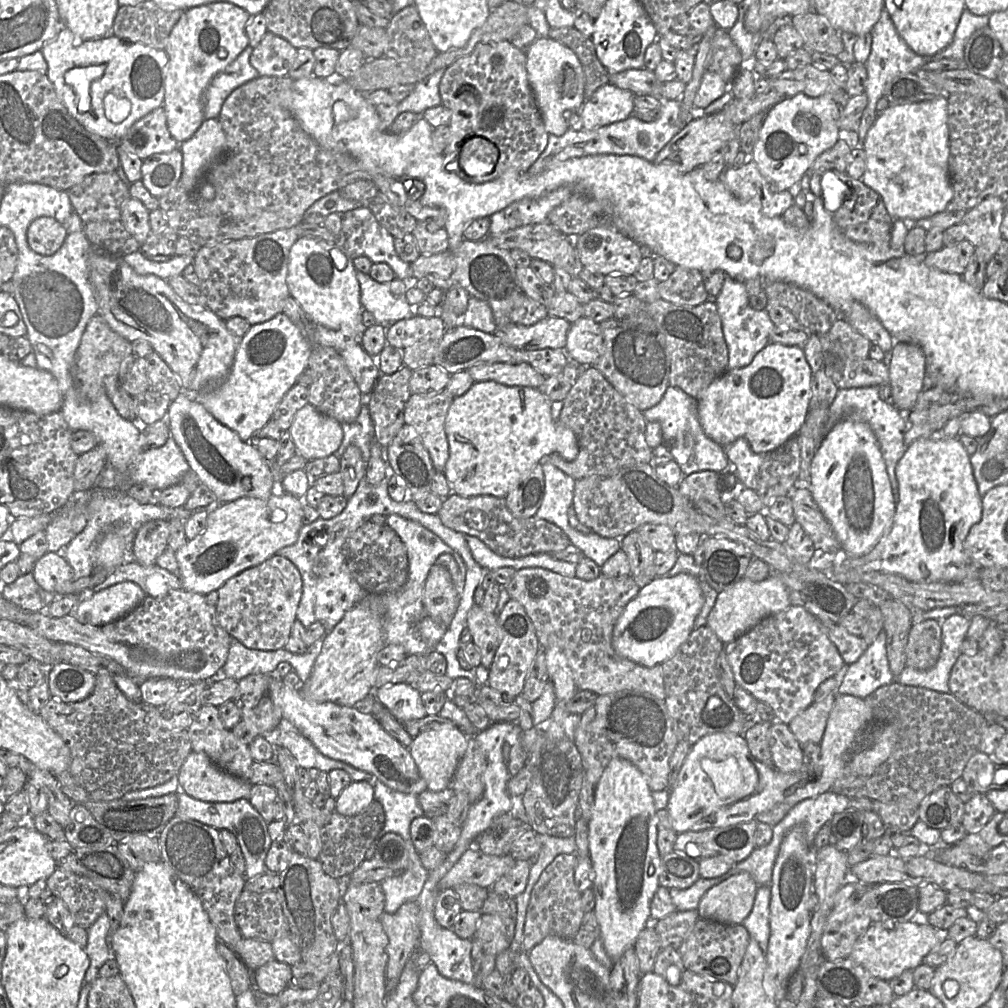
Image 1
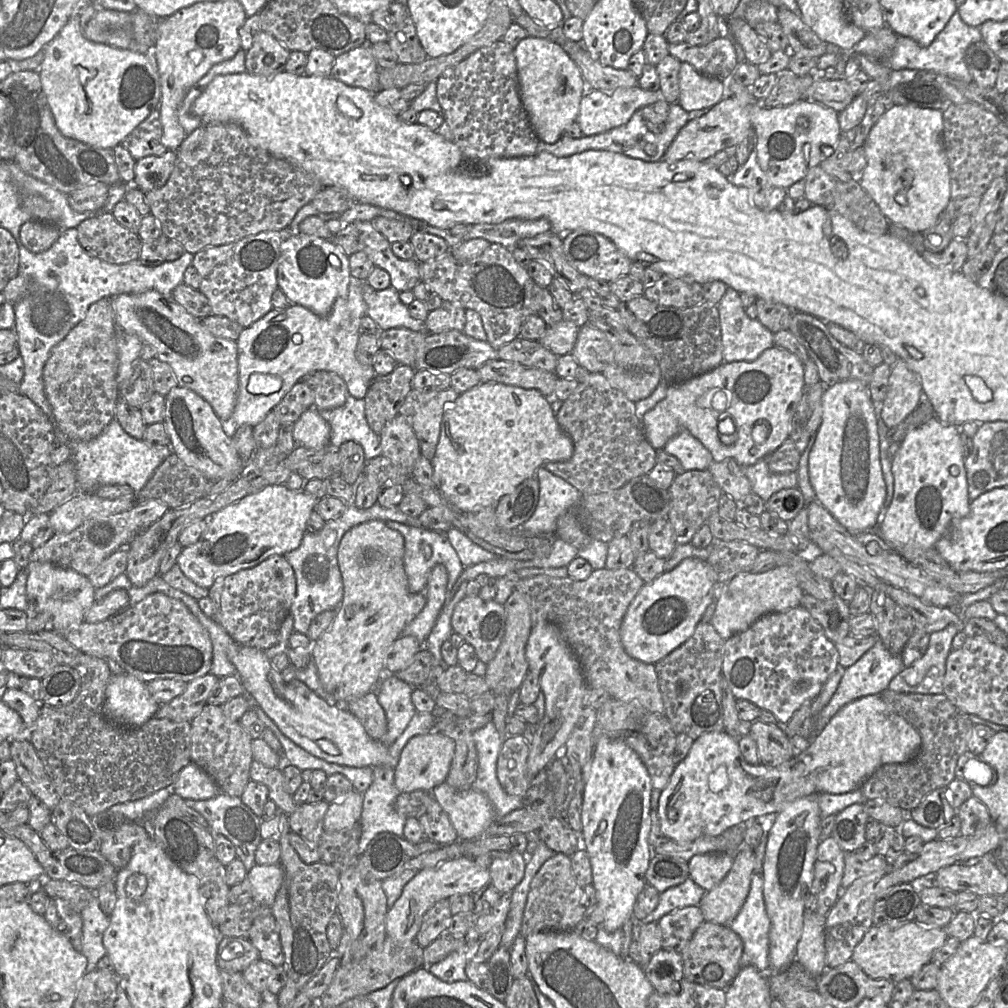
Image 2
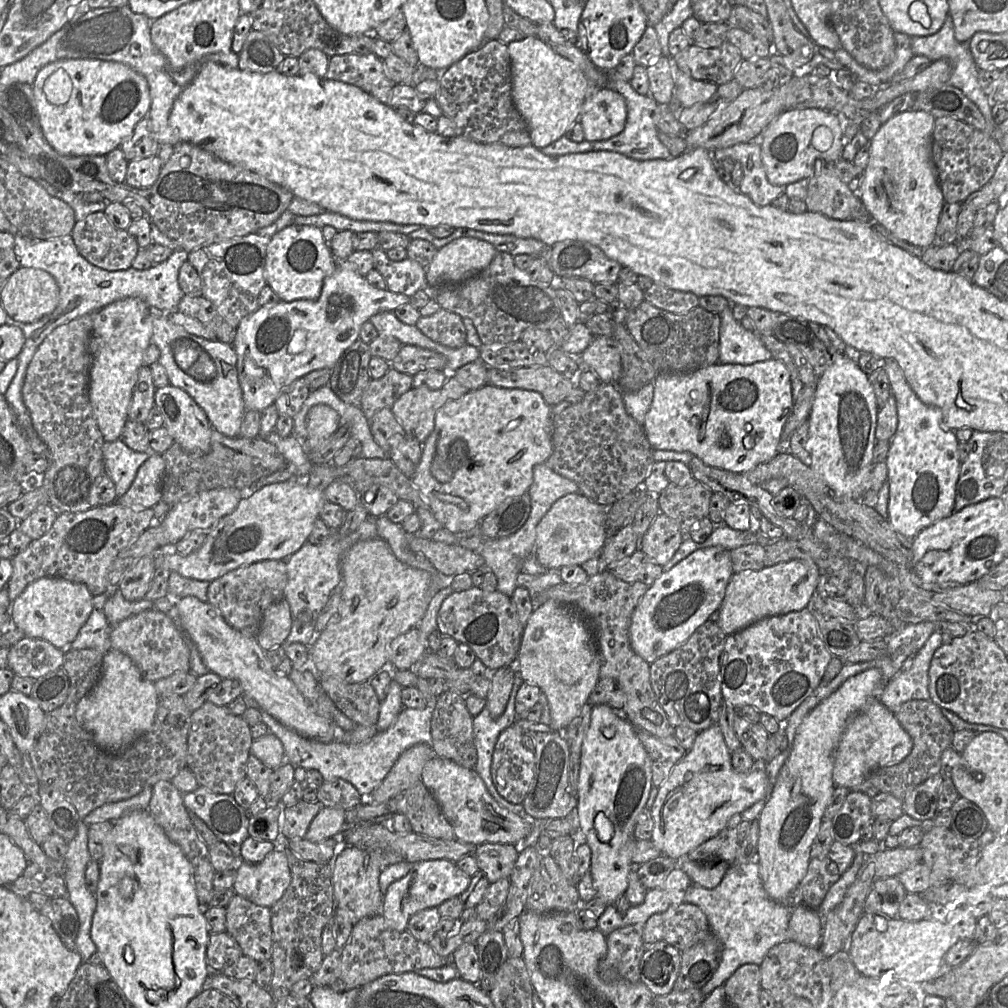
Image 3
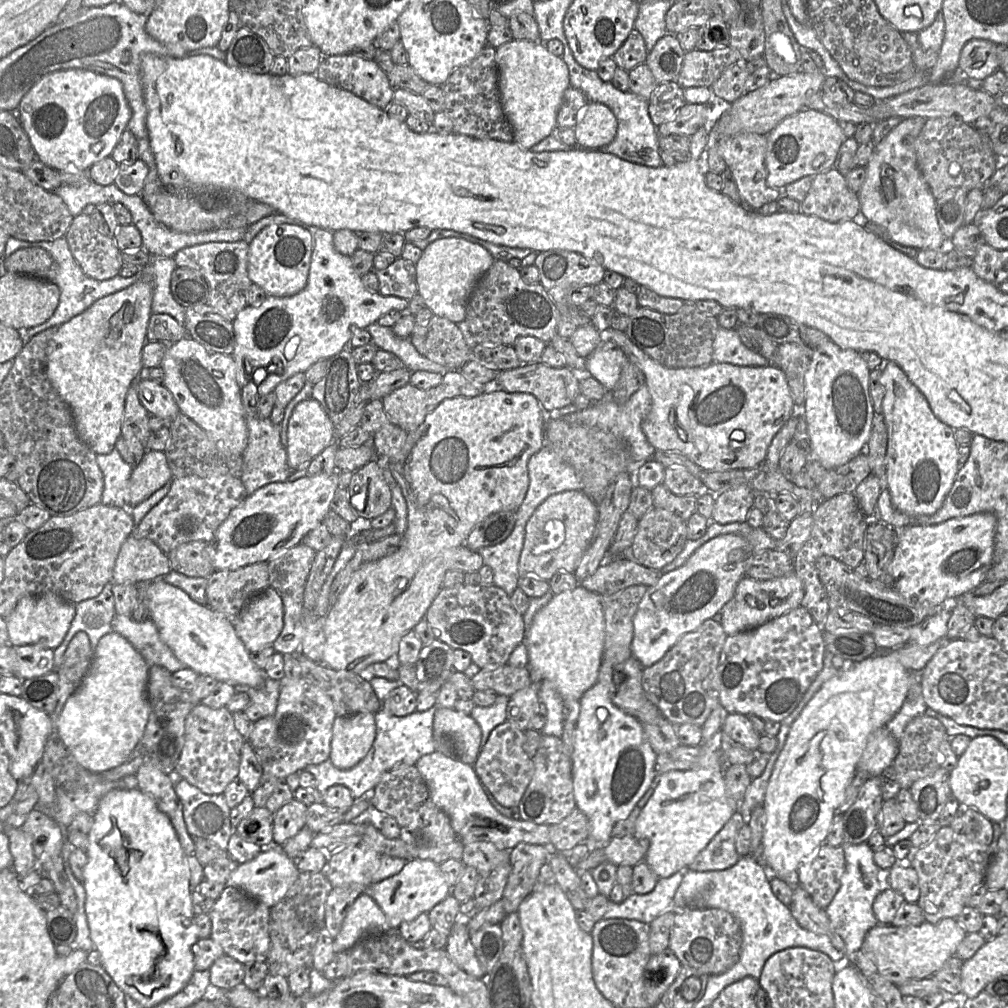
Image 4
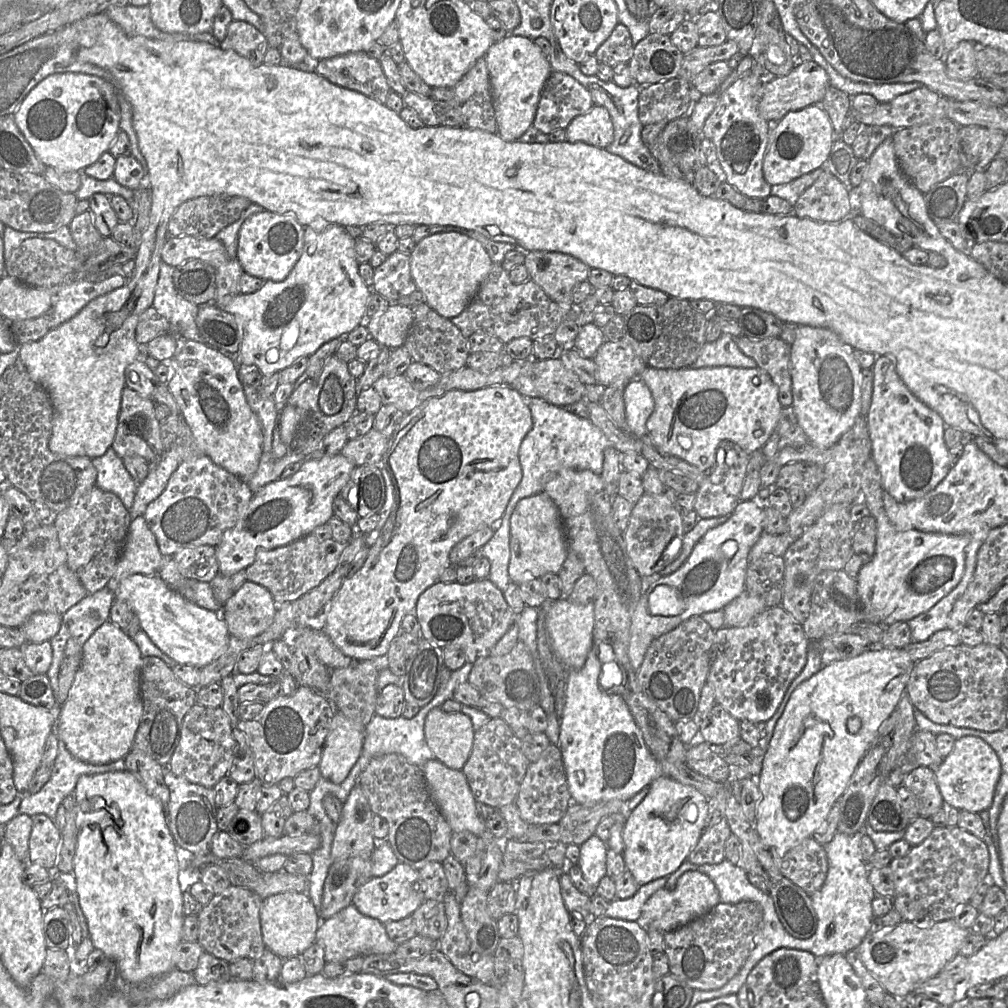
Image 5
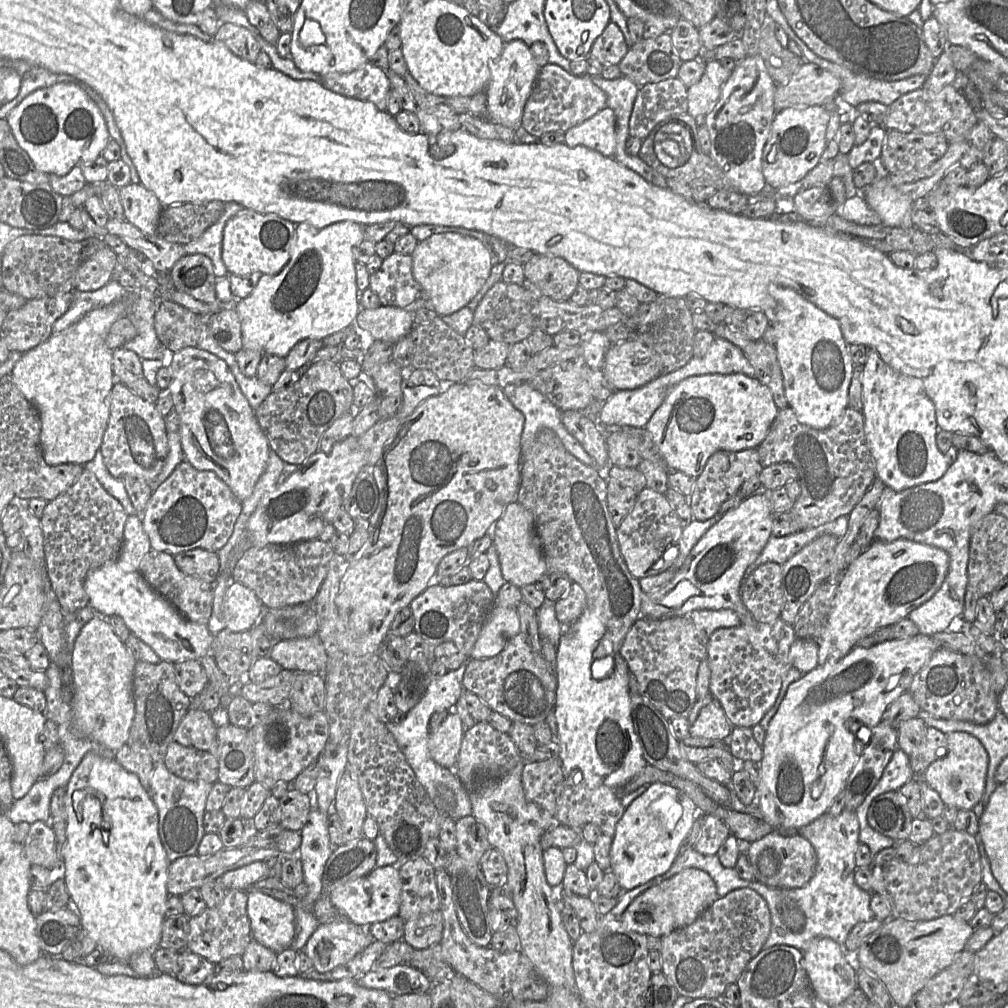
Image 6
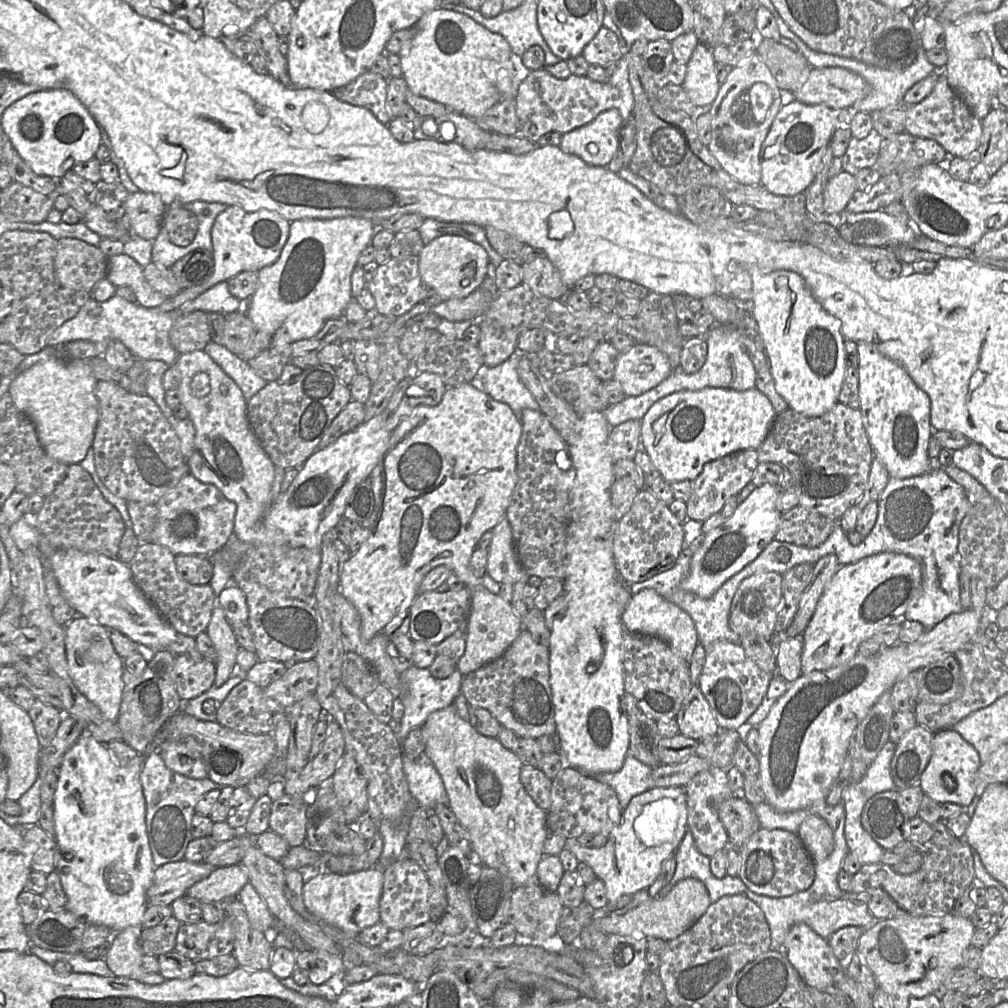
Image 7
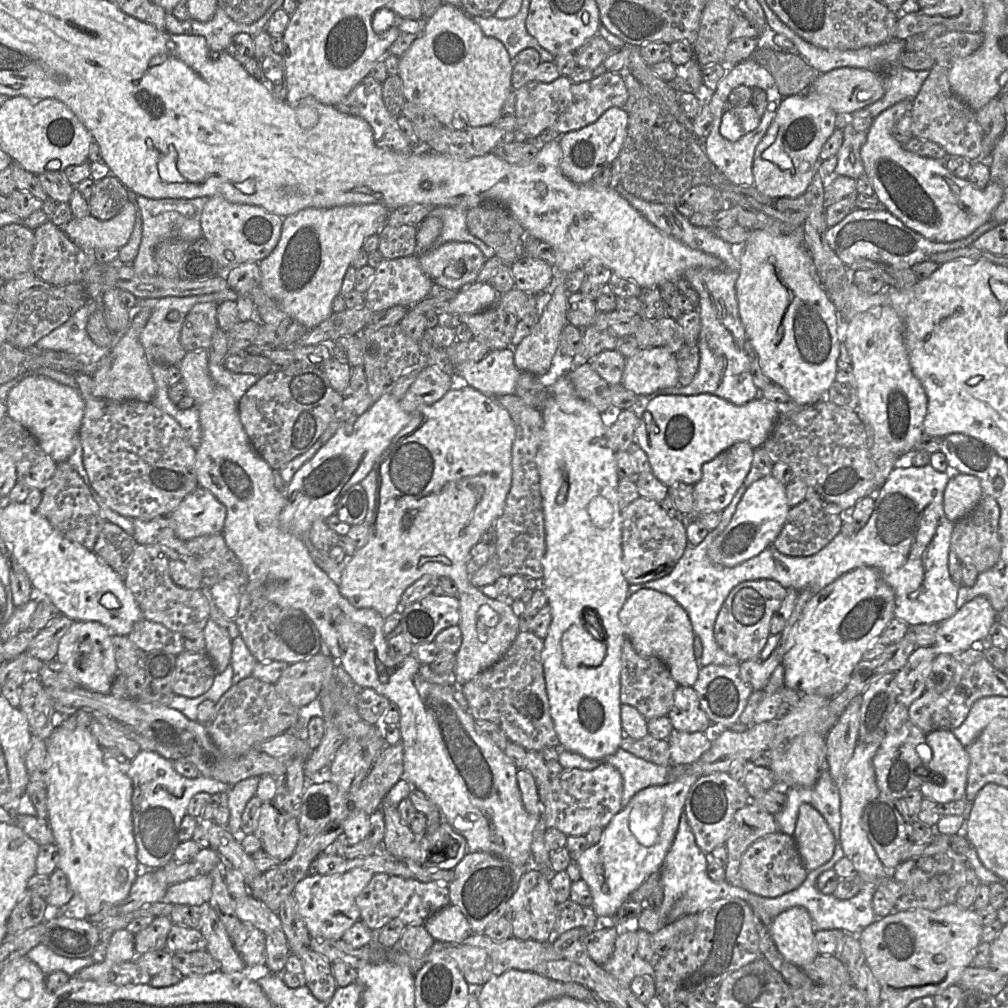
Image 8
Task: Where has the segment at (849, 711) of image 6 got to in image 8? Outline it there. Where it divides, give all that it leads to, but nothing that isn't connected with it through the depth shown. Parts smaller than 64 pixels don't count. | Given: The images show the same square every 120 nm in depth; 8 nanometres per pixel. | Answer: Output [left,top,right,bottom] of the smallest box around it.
[769,596,997,788]

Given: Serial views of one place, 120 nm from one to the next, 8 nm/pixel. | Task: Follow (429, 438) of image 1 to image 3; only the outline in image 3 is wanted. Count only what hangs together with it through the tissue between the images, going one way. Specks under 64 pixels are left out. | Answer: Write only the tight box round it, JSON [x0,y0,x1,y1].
[390,375,468,444]

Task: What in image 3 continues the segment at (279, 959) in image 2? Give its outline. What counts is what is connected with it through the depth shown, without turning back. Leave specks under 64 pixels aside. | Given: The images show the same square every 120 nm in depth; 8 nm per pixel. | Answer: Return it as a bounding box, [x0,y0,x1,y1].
[225,895,272,963]

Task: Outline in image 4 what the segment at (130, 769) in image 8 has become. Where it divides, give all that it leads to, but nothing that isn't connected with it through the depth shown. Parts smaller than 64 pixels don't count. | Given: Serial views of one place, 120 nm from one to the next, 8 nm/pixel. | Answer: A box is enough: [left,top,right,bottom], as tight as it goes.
[174,779,235,851]

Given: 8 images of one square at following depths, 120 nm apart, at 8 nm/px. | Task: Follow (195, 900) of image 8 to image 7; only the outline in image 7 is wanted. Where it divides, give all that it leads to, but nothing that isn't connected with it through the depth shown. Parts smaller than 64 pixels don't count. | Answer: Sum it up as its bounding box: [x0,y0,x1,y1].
[186,864,249,901]

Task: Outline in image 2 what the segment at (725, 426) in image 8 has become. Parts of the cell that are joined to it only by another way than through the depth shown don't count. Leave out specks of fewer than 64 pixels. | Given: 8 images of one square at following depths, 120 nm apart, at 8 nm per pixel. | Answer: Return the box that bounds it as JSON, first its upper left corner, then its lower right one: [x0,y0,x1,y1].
[642,345,804,467]

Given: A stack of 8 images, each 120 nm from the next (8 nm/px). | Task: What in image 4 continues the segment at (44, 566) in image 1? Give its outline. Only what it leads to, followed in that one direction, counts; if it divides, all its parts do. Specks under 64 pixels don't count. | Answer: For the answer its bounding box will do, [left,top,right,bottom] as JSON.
[6,593,75,649]

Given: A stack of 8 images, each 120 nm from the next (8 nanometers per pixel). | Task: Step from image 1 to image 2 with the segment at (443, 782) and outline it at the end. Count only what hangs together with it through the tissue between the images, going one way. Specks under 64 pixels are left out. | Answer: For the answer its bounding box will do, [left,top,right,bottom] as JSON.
[394,732,455,793]

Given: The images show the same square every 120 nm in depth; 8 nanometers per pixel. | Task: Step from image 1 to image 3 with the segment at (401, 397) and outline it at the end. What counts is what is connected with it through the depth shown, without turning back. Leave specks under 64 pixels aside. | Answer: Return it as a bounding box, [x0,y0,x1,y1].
[360,368,412,421]

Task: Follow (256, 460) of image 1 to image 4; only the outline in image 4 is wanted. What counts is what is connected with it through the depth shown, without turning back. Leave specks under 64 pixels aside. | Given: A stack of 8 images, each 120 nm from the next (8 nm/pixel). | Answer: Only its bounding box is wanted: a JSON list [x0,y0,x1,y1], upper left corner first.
[137,378,181,421]

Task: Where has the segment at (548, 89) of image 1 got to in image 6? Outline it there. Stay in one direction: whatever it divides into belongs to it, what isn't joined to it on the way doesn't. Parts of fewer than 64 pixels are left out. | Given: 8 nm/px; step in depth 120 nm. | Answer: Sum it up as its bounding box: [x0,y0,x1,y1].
[486,39,540,130]

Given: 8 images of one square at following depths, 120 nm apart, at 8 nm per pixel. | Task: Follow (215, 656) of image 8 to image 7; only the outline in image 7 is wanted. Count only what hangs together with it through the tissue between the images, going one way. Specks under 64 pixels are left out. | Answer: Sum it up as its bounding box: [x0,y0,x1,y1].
[205,604,240,687]

